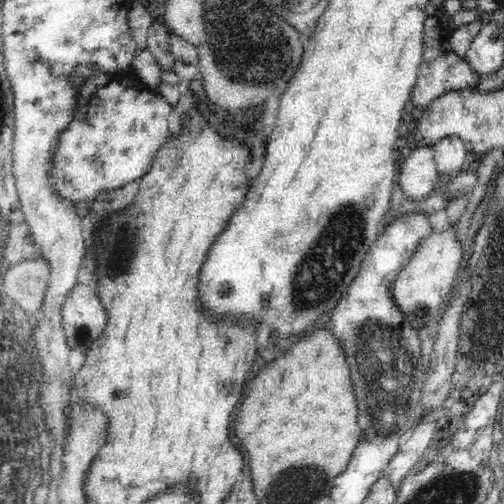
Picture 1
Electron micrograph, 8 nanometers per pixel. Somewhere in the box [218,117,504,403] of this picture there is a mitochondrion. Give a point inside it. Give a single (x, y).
(319, 276)

